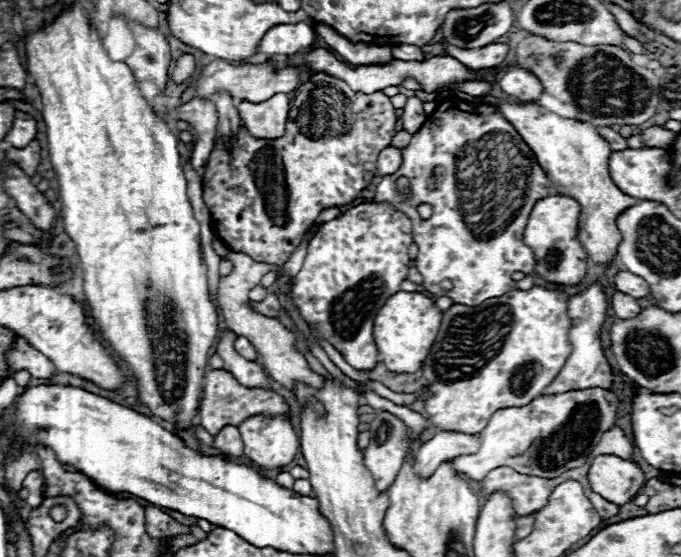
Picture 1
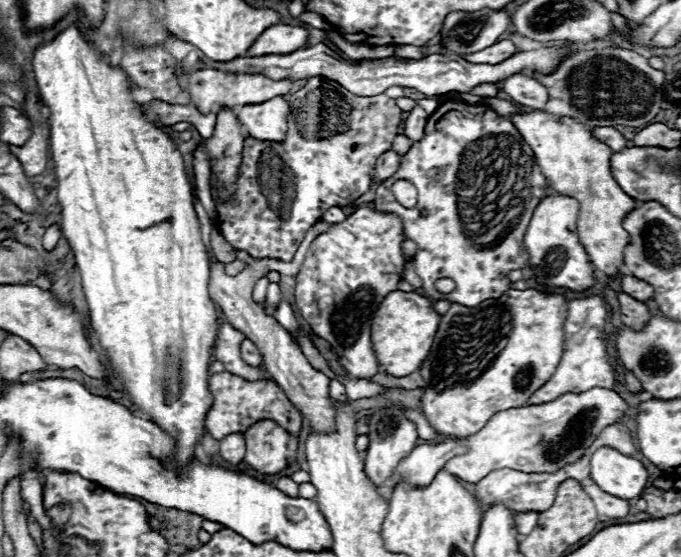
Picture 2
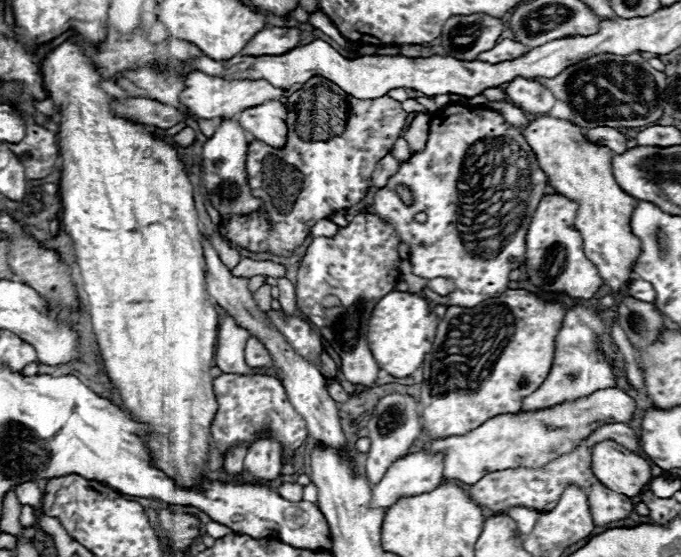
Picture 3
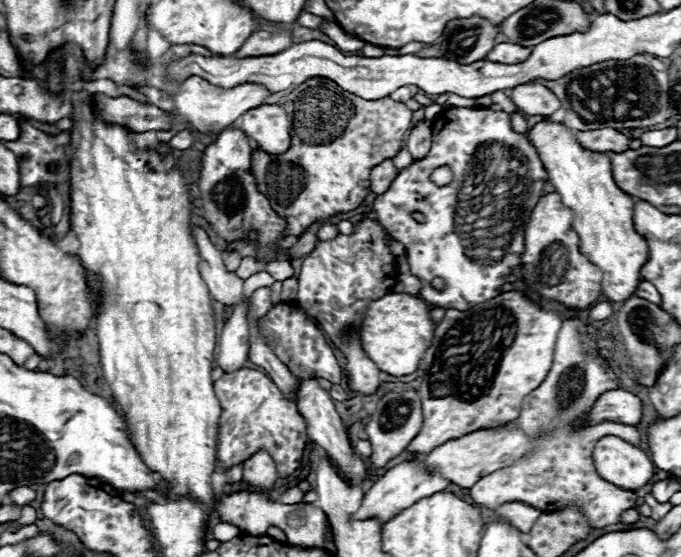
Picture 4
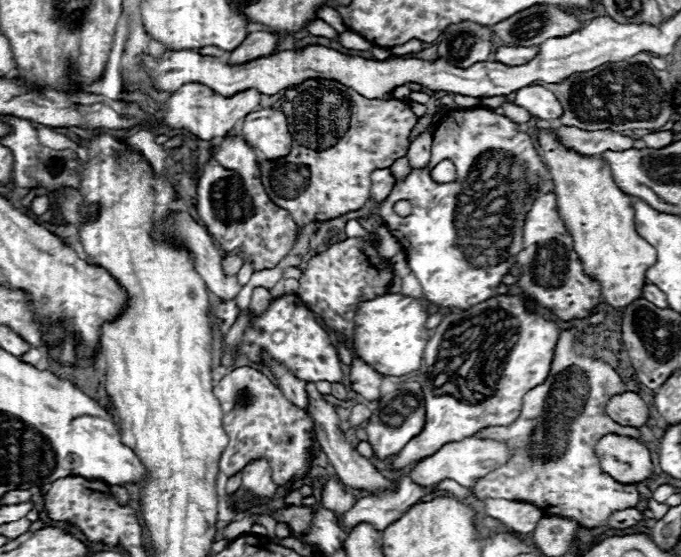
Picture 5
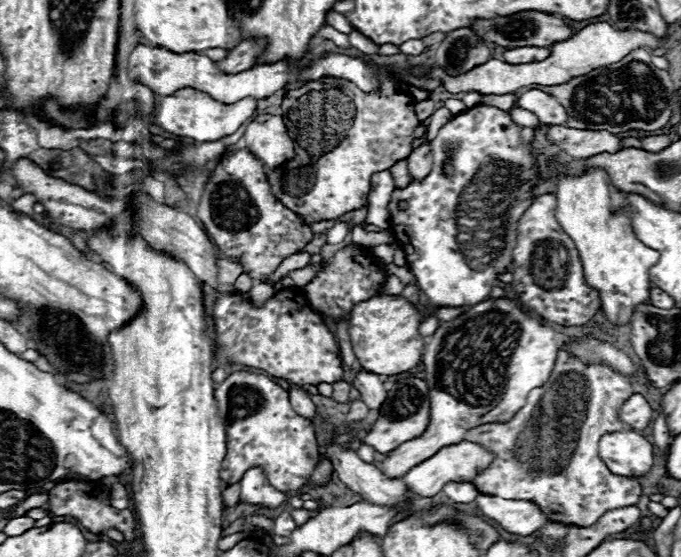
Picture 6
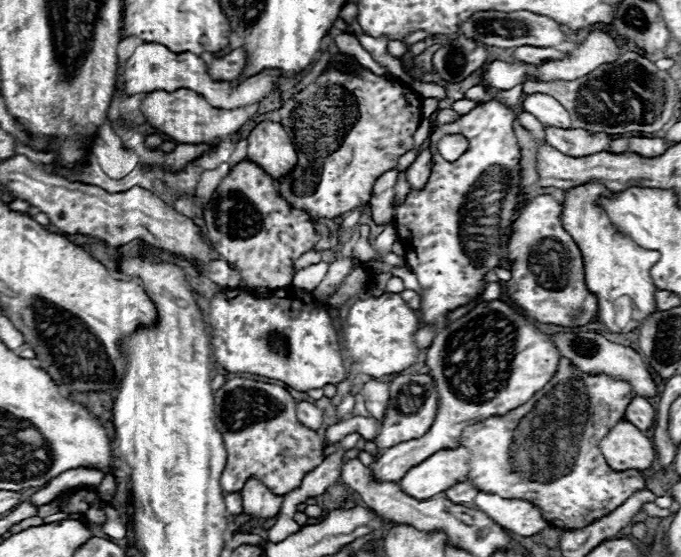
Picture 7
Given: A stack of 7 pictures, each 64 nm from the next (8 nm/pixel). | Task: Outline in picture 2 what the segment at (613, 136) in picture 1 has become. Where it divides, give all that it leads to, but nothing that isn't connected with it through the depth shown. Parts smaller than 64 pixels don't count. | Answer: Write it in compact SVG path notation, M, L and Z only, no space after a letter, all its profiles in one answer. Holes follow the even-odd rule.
M600 126L600 128L594 128L592 130L592 134L598 138L598 140L602 140L602 142L606 142L614 152L620 152L620 150L624 150L626 148L626 138L616 130L616 128L610 128L610 126Z

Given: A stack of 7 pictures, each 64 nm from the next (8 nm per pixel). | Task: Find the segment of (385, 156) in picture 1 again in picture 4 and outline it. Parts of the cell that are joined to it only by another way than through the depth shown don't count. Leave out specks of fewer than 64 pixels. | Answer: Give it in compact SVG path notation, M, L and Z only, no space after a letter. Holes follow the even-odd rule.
M384 160L382 164L374 166L374 170L370 174L370 180L372 180L372 186L370 188L372 188L372 192L384 194L388 190L390 182L396 178L396 174L398 174L398 170L392 164L392 160Z

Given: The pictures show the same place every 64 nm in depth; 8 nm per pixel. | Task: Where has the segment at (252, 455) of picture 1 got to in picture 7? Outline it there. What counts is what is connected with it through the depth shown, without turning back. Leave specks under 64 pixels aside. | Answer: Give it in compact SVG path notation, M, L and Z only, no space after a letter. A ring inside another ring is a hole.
M248 478L244 488L242 488L242 506L244 512L266 520L270 516L276 516L280 512L284 496L276 496L272 494L260 480L256 478Z

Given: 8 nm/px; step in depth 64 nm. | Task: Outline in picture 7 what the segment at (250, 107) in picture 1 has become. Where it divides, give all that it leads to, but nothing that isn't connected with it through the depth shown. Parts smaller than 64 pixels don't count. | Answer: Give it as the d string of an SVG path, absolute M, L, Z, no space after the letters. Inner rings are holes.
M272 120L258 122L248 134L248 158L272 178L290 174L298 156L284 126Z

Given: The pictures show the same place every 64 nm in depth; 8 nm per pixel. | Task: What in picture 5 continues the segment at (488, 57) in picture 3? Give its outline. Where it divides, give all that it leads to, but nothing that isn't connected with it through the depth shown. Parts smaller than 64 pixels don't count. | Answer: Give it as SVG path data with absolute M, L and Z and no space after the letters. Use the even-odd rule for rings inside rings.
M500 46L494 52L494 60L508 64L508 66L518 66L522 62L528 62L530 58L534 58L534 54L538 52L536 46Z

